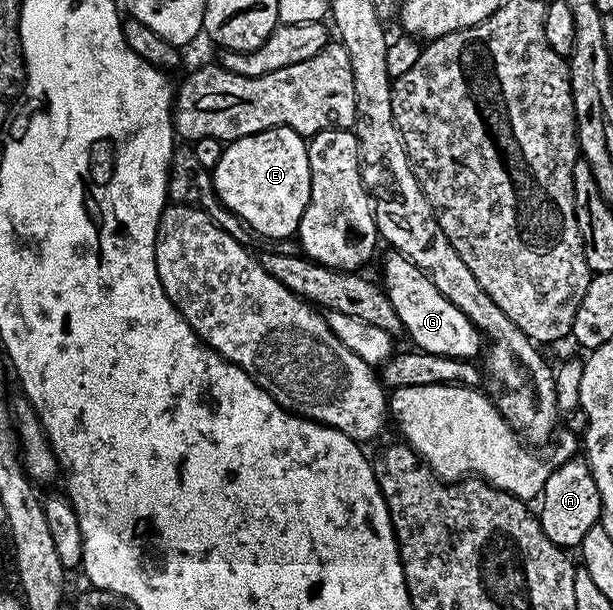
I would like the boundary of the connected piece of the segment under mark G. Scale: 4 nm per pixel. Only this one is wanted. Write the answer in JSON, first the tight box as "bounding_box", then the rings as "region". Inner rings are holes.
{"bounding_box":[383,251,483,359],"region":[[[396,251],[386,254],[383,288],[391,307],[395,307],[395,315],[399,315],[404,336],[409,336],[422,353],[462,359],[480,358],[483,353],[481,330],[475,328],[471,319],[467,319],[467,315],[463,315],[463,311],[459,311],[459,307],[455,307],[455,303],[451,303],[435,283],[431,283],[431,279],[427,279],[425,272],[415,267],[415,263]]]}

